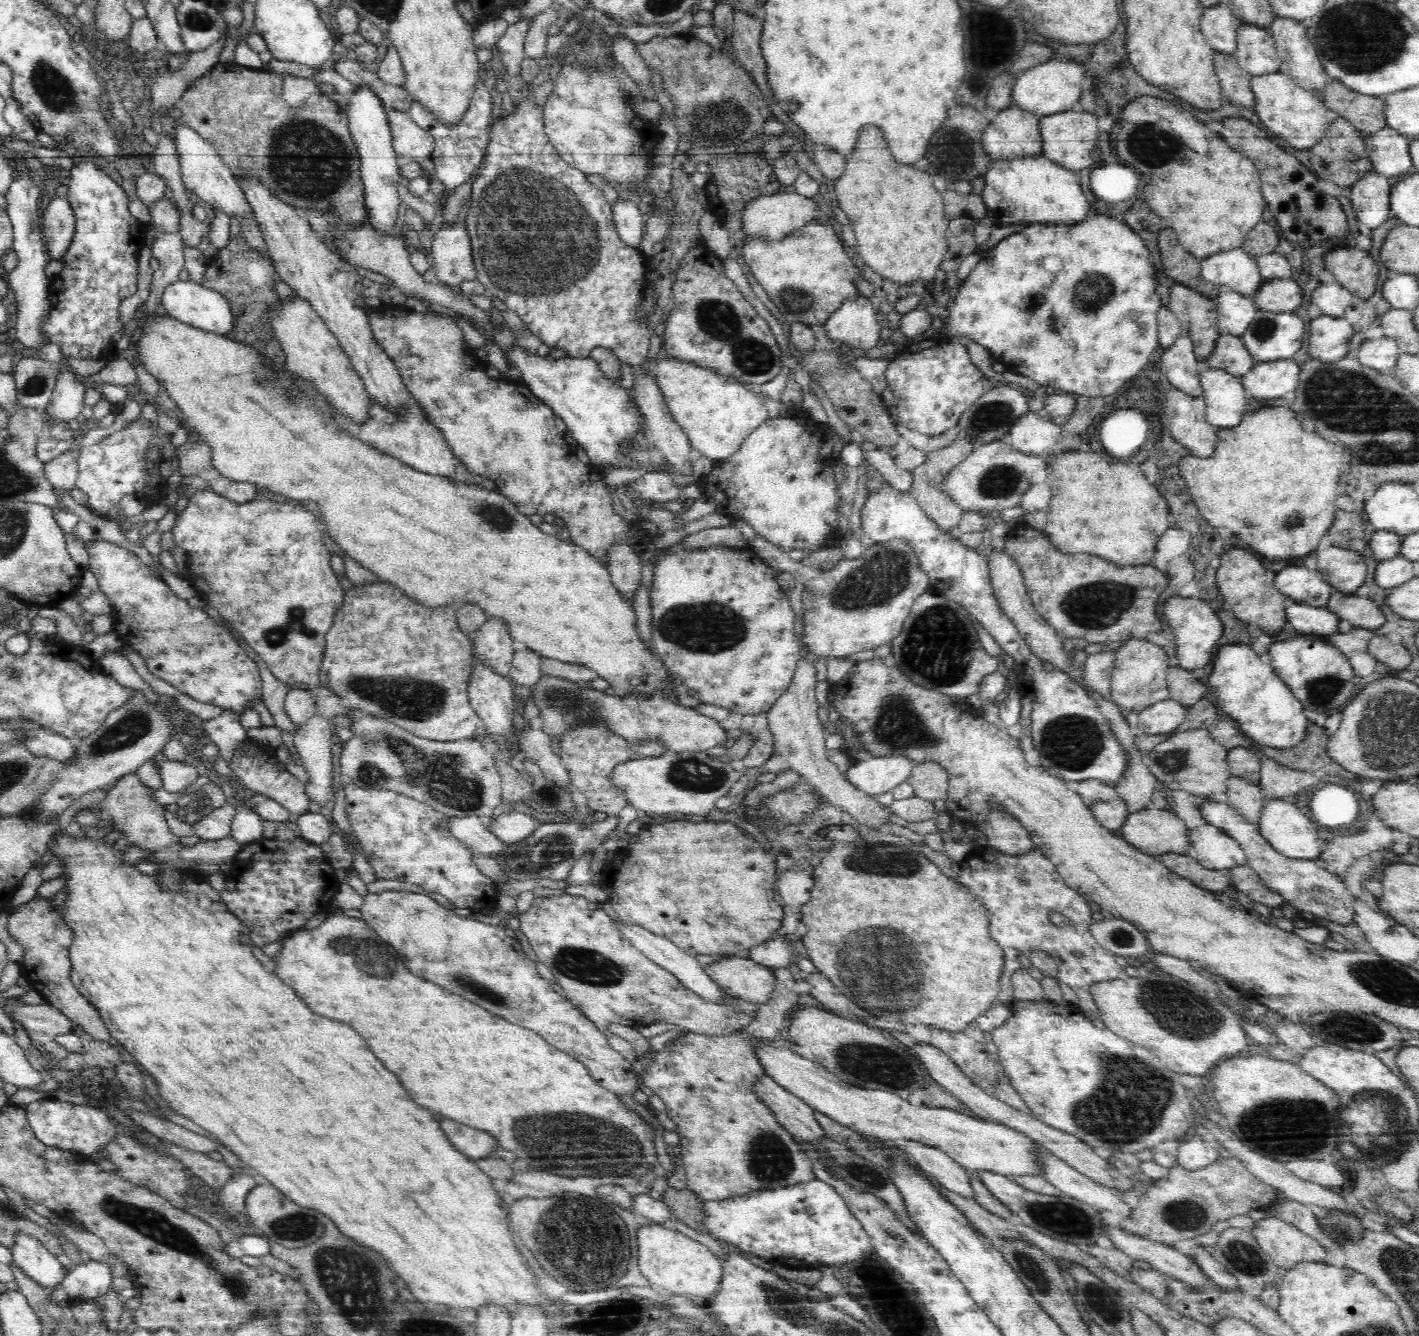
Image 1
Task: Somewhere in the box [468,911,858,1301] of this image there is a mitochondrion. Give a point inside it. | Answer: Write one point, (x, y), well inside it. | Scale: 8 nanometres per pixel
(549, 1138)

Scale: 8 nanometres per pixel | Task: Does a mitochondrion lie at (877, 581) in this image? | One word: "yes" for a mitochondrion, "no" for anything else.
yes

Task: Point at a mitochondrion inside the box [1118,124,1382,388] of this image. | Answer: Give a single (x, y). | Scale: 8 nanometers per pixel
(1265, 329)

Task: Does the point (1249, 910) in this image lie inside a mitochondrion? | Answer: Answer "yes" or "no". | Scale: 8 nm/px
no

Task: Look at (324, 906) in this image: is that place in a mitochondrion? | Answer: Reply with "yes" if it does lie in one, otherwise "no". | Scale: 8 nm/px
no

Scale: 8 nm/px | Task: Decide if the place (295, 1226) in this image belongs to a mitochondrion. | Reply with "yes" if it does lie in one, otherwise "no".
yes

